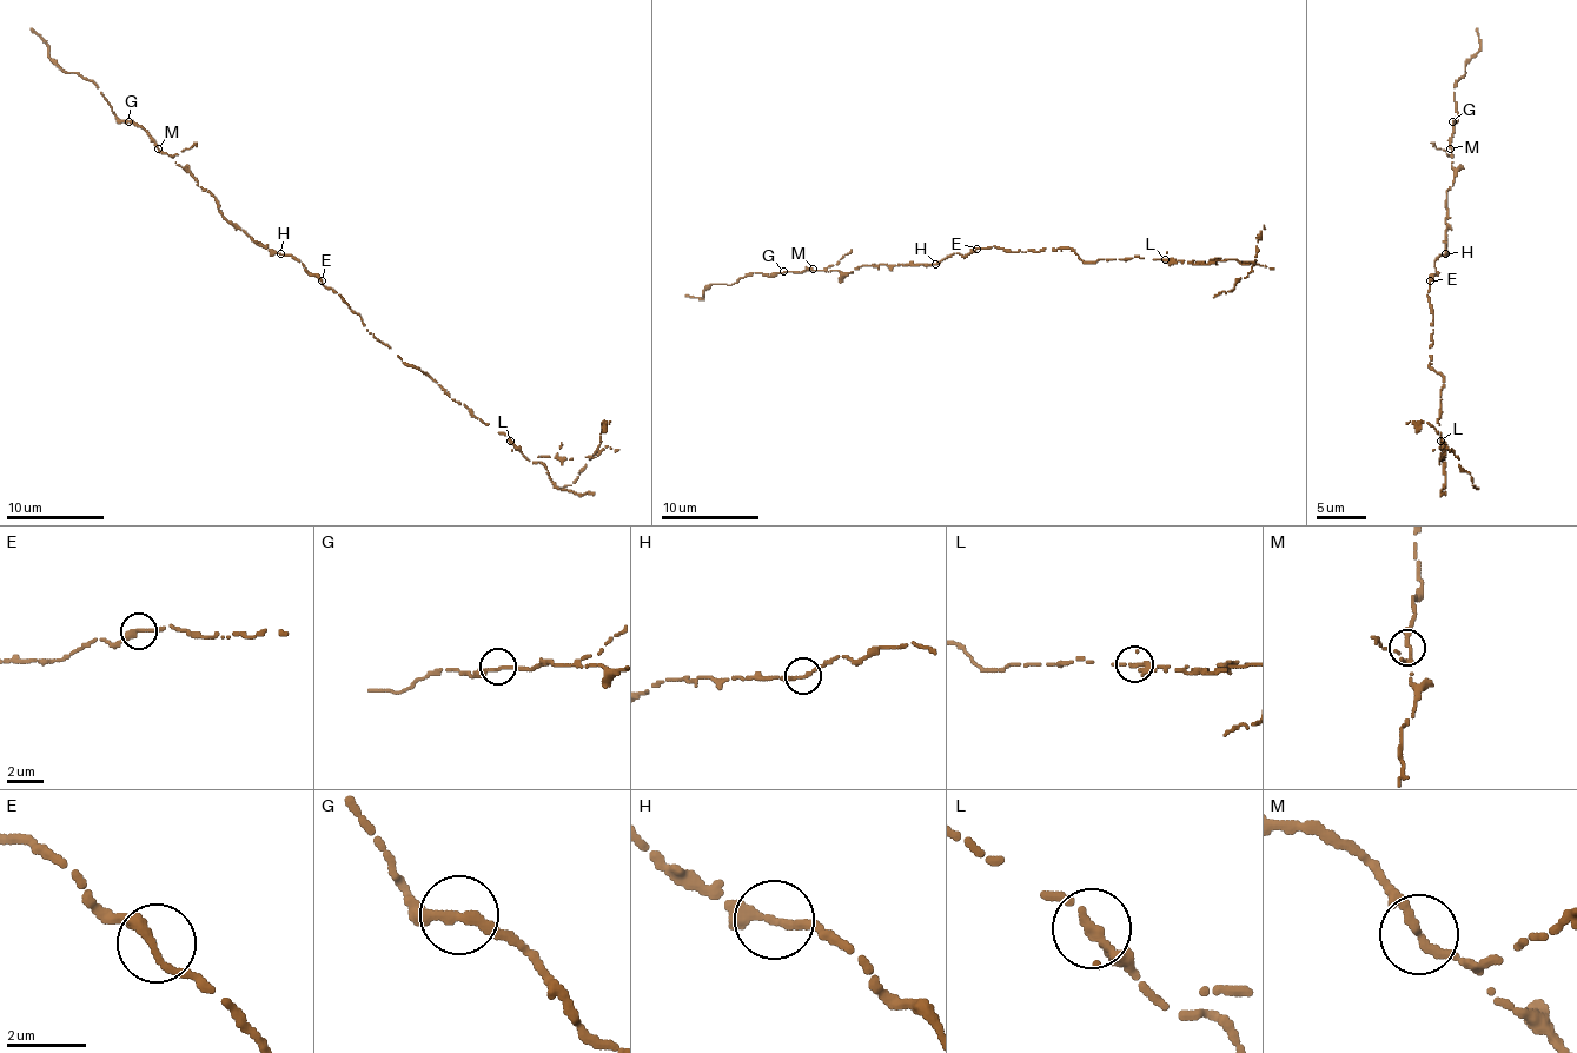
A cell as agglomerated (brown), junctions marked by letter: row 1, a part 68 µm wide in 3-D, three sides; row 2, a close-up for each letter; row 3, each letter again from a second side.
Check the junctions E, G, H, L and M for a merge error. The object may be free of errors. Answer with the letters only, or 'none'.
L

